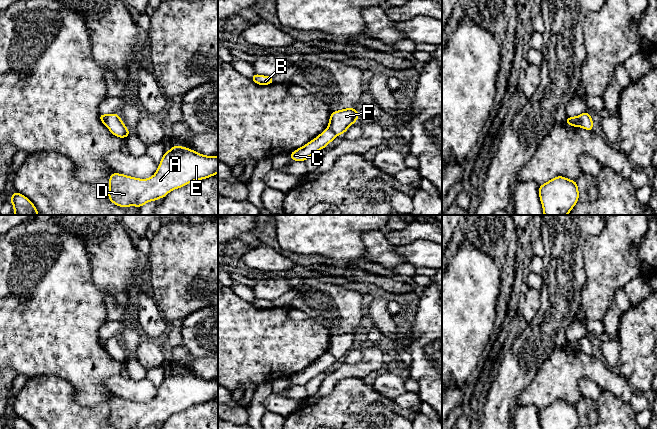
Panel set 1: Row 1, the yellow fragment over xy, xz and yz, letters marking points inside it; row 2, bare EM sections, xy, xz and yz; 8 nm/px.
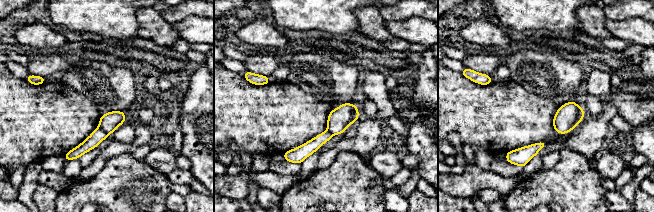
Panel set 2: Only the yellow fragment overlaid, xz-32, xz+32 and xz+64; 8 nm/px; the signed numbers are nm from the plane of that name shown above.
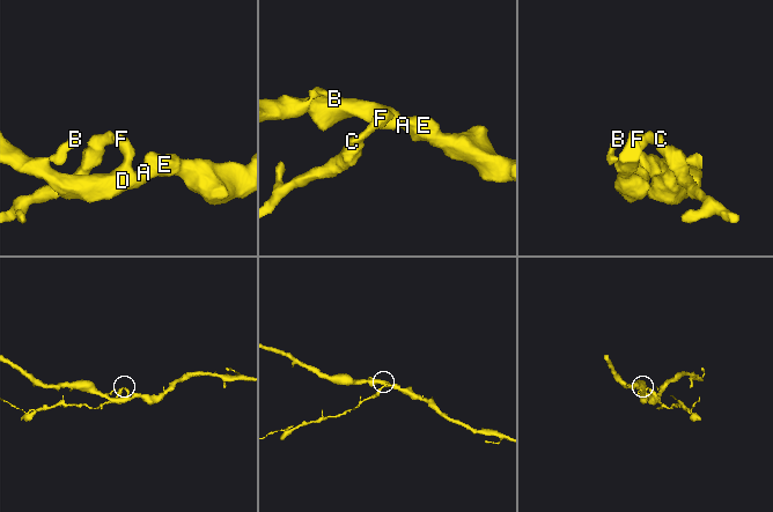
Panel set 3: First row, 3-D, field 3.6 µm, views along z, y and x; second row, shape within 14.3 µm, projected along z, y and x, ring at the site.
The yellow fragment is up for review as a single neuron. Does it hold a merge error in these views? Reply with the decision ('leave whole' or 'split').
split

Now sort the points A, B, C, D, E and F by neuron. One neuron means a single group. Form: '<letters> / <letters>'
A B D E F / C

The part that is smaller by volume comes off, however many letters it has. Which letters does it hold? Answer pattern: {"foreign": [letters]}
{"foreign": ["C"]}

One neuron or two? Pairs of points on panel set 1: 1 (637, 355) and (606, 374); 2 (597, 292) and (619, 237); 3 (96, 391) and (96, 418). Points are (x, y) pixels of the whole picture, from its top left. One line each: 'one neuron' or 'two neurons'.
1: two neurons
2: one neuron
3: two neurons

